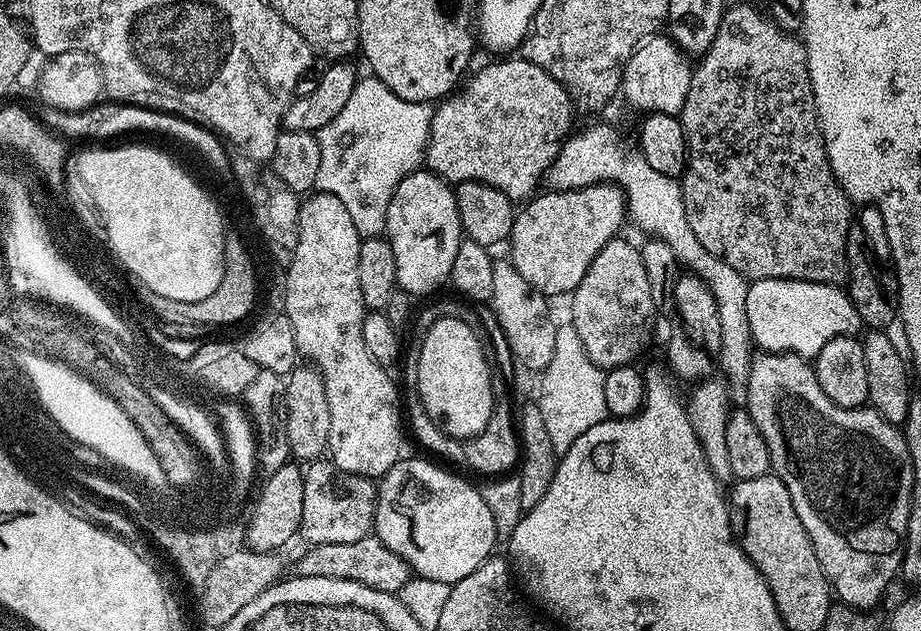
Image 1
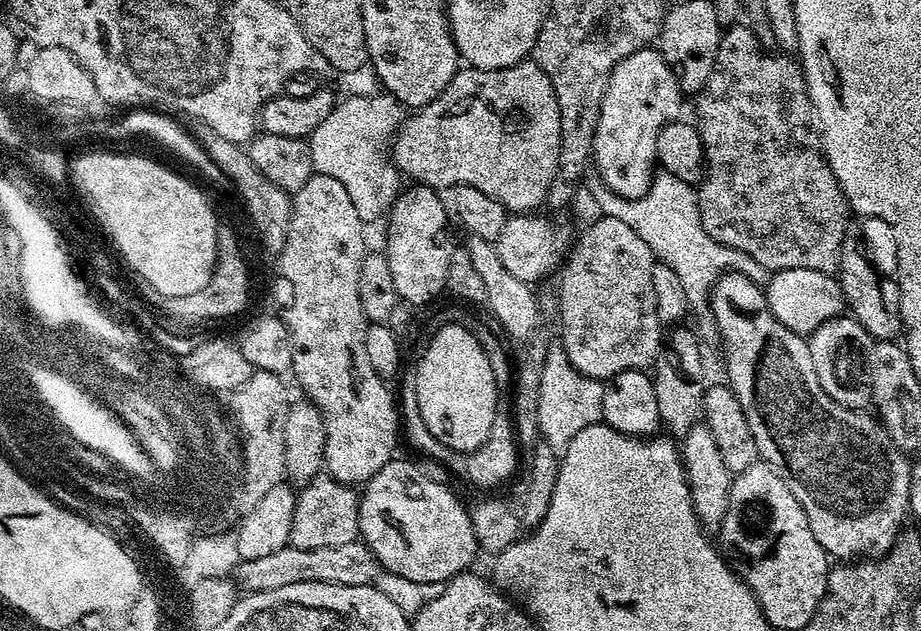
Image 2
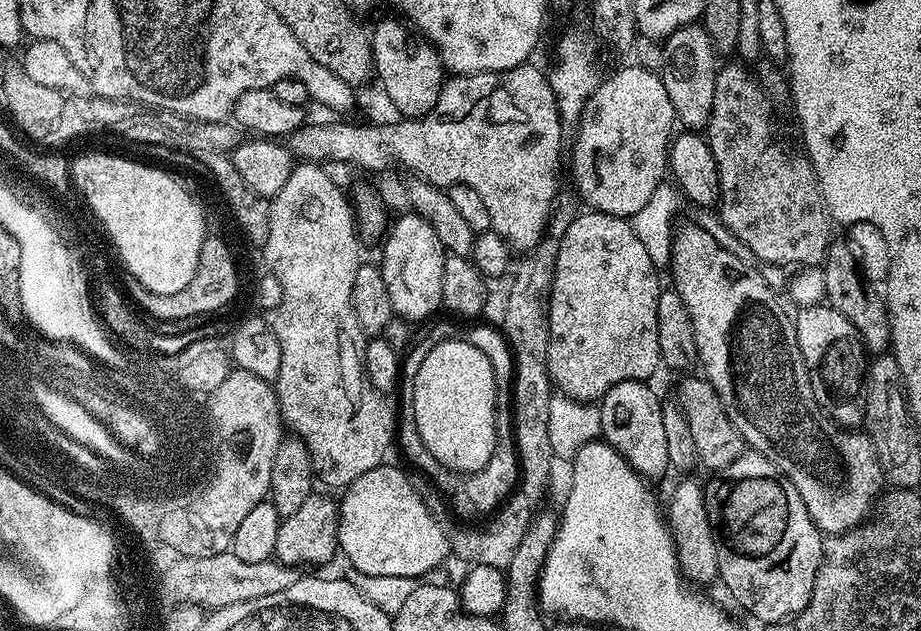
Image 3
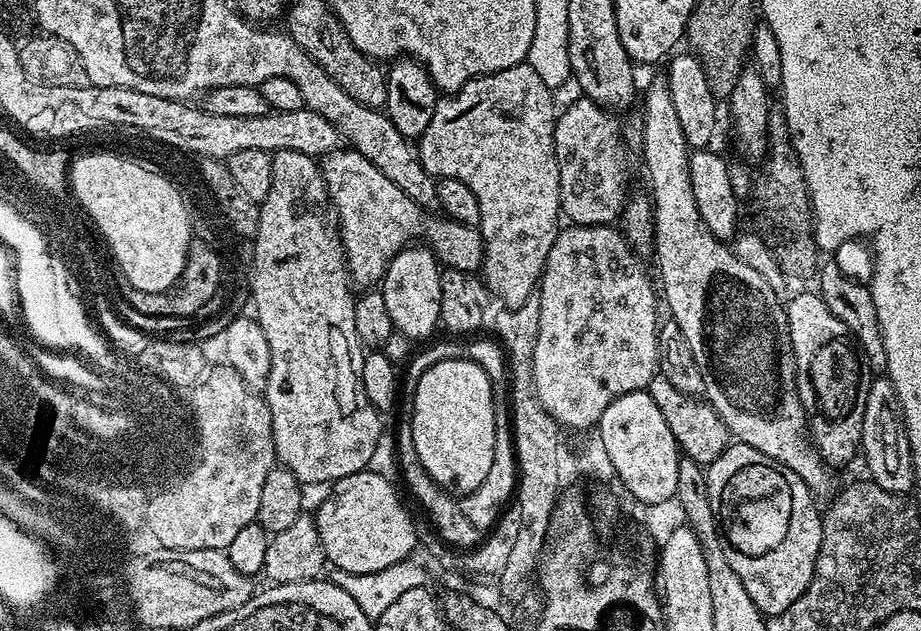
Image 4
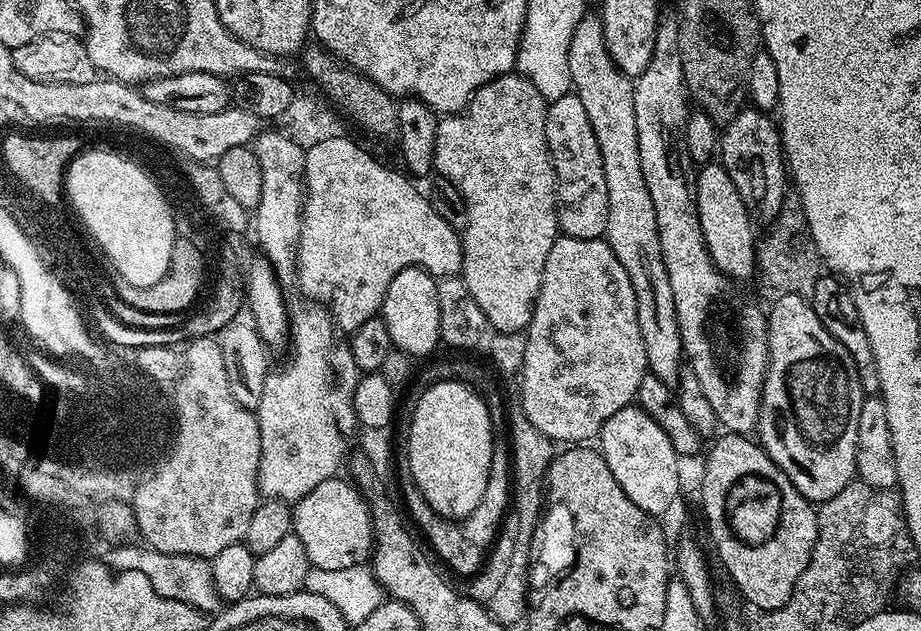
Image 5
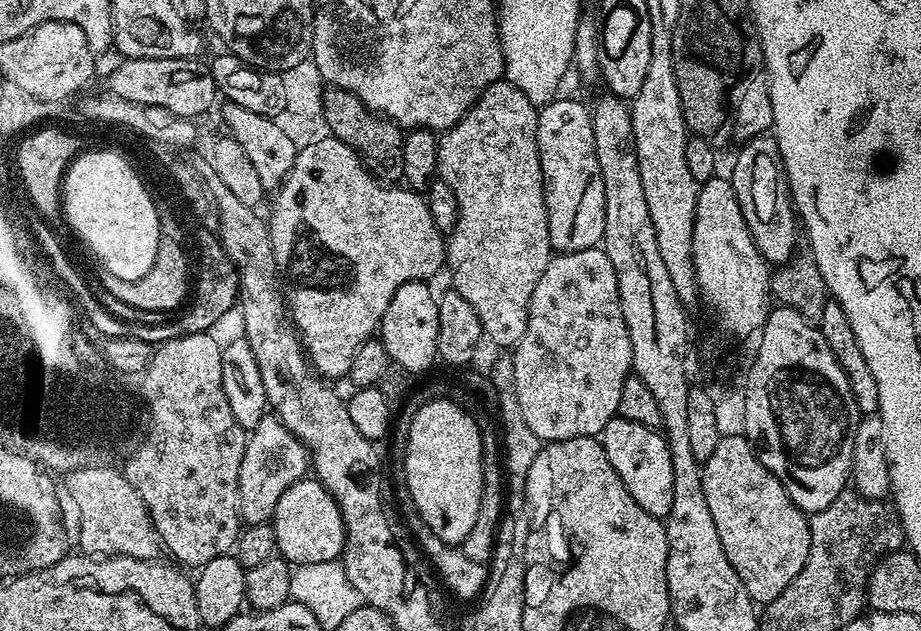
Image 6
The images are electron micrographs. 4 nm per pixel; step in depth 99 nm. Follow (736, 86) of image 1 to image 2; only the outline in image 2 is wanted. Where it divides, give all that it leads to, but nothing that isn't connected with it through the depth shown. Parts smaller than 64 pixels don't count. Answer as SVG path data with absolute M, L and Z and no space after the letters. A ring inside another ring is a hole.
M744 22L738 23L737 28L732 28L723 33L718 42L718 54L714 58L714 70L710 70L710 78L706 78L706 86L695 97L696 117L694 123L700 141L704 147L704 178L696 188L696 206L700 215L702 230L714 242L722 246L730 246L740 250L752 259L753 265L768 268L772 272L782 270L818 270L829 274L837 271L840 262L840 247L844 231L850 226L850 209L834 174L830 170L827 160L820 146L817 129L814 127L814 113L812 103L808 97L808 87L804 81L804 70L791 55L773 54L759 44L758 38L748 29Z

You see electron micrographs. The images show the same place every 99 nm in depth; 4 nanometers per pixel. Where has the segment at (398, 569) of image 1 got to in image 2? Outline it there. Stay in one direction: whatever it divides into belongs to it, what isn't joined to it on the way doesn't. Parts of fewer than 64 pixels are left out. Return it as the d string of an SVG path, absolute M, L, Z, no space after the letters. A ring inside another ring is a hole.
M359 539L345 542L343 546L322 546L318 550L298 550L285 546L274 554L262 558L240 560L235 565L234 580L245 593L278 590L282 586L294 586L294 582L326 582L338 586L366 586L378 575L374 554Z

